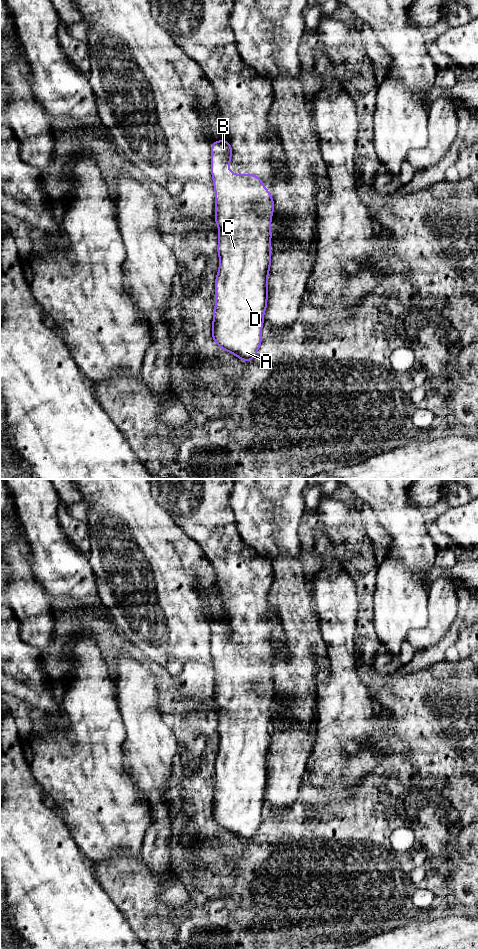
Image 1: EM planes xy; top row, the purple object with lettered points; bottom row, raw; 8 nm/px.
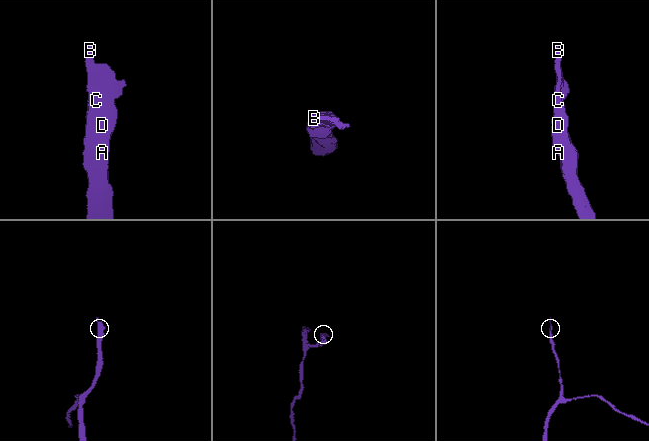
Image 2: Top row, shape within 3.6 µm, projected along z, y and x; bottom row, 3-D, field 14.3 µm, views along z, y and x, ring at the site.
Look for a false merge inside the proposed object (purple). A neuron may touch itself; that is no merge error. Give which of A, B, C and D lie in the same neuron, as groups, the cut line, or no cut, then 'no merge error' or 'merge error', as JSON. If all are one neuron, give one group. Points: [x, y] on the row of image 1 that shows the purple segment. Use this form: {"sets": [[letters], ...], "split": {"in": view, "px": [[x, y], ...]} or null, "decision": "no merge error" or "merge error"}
{"sets": [["A", "B", "C", "D"]], "split": null, "decision": "no merge error"}

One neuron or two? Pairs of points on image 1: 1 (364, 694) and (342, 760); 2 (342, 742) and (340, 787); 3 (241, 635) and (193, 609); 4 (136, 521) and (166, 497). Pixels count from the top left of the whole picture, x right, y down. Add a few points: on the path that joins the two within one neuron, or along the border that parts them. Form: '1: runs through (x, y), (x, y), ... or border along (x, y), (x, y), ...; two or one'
1: runs through (360, 710), (360, 717), (342, 735), (342, 744); one
2: runs through (340, 753), (340, 776); one
3: border along (222, 598), (227, 619), (215, 620), (212, 623); two
4: border along (152, 489), (152, 494), (156, 501), (174, 521); two

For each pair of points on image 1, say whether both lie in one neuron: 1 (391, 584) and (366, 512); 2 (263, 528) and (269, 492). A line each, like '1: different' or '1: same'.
1: different
2: same

